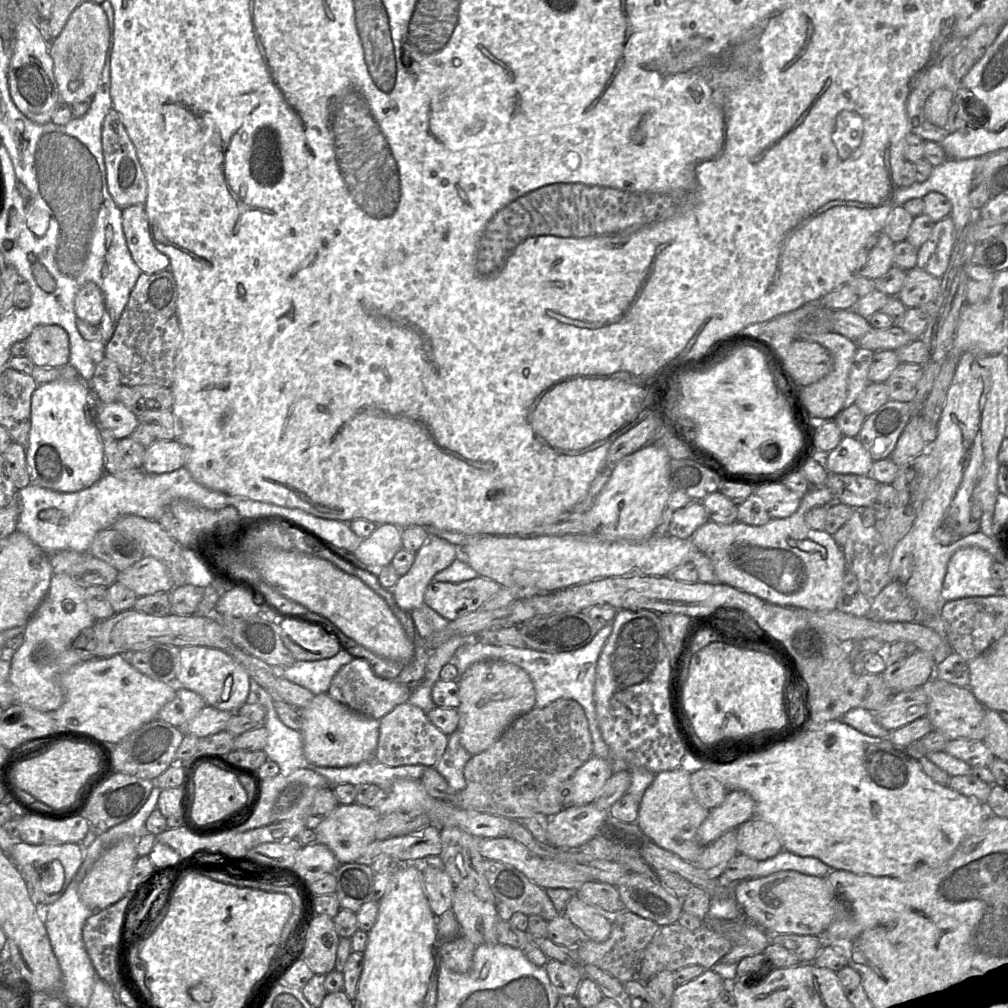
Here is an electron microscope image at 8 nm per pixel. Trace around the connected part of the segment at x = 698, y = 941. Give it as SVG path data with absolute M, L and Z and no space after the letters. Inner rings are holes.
M678 922L668 926L661 926L644 952L637 979L646 983L659 972L676 972L691 965L699 965L706 970L712 970L733 947L731 941L709 929L703 923L696 930L689 930Z

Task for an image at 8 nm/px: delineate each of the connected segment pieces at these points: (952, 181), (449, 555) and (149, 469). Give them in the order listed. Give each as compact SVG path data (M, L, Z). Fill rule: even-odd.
M979 158L947 159L941 165L933 167L930 177L925 182L915 182L909 187L900 187L894 196L895 206L903 206L905 202L913 198L923 198L930 192L939 192L946 196L952 204L950 217L954 222L957 234L959 234L976 216L970 203L969 194L973 179L977 174L978 162Z
M431 536L416 552L410 570L399 578L392 589L394 599L402 610L411 612L425 603L427 586L436 573L456 559L458 548L440 537Z
M176 439L158 440L146 447L143 471L146 473L163 474L184 467L186 451Z

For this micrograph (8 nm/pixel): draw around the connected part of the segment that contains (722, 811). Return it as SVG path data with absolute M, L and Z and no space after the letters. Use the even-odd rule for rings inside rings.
M729 790L725 800L711 809L697 830L697 840L707 846L725 832L736 830L740 825L755 817L755 801L745 791Z

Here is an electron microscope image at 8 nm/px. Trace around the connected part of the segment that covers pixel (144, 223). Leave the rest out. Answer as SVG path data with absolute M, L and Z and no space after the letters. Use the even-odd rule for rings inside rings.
M145 205L122 210L122 229L132 259L141 272L153 274L170 268L169 258L153 244Z

